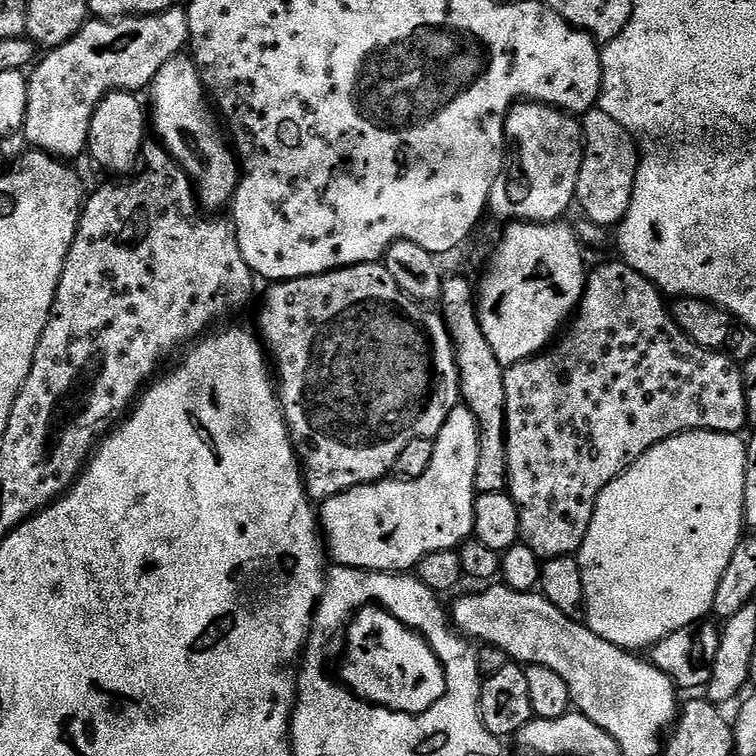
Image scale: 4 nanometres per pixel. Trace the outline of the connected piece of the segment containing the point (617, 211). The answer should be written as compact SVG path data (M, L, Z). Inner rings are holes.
M599 110L583 113L584 161L580 171L580 185L576 187L575 203L594 224L619 225L630 210L636 185L636 171L640 168L640 153L632 133L614 122L610 114Z

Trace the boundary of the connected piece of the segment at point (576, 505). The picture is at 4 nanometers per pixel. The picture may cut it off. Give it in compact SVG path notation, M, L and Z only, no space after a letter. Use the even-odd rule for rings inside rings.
M623 262L616 264L600 264L589 271L584 286L584 296L580 306L571 317L570 323L563 329L562 335L547 350L538 356L532 356L517 364L505 367L505 448L508 451L508 482L506 492L517 505L520 519L519 539L541 561L553 560L559 556L571 556L579 553L582 542L586 538L586 530L590 530L590 518L594 518L595 499L598 491L605 483L614 482L638 458L642 458L651 448L671 441L678 434L687 432L695 434L701 428L704 432L730 432L739 434L748 424L748 407L746 406L746 390L741 365L724 352L712 352L708 348L698 346L687 336L672 319L669 305L664 305L665 297L652 281L638 270Z

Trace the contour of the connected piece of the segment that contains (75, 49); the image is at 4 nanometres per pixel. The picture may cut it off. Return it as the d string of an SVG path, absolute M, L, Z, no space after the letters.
M180 6L153 16L89 19L70 42L51 49L45 55L48 57L31 69L22 136L32 143L29 145L33 149L57 158L83 153L88 146L94 110L104 98L112 92L139 93L140 88L147 89L158 70L170 58L181 55L189 44L188 13Z

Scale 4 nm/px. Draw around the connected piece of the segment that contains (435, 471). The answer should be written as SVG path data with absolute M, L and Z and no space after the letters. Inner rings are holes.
M458 406L450 410L450 418L442 426L442 430L434 437L436 445L434 446L434 462L430 462L430 470L413 480L403 478L385 478L377 480L374 484L363 484L357 488L348 488L345 492L339 492L337 496L332 496L323 501L318 508L318 523L322 529L323 539L326 541L326 552L329 557L332 556L337 565L345 568L364 568L367 572L395 572L397 574L408 574L415 569L416 565L426 558L426 554L434 554L434 550L459 549L465 540L473 535L475 526L475 504L478 495L475 488L475 471L478 467L479 452L479 424L475 420L474 414L465 406Z

